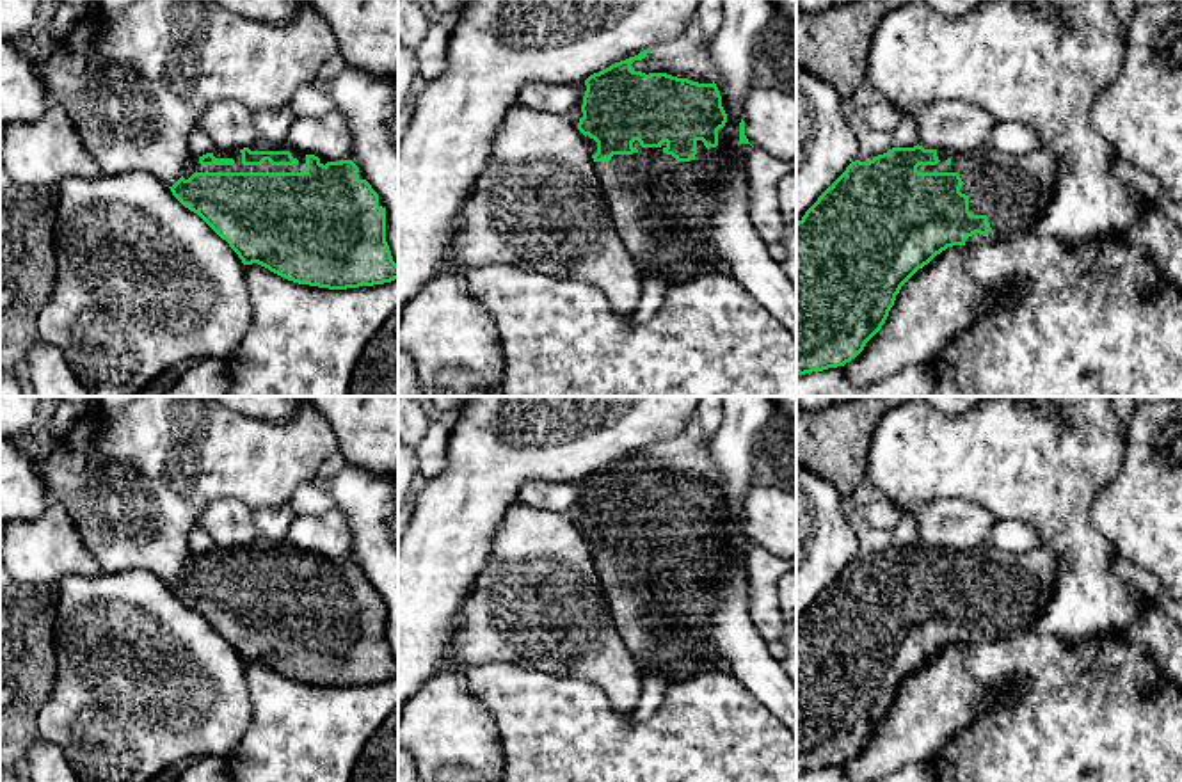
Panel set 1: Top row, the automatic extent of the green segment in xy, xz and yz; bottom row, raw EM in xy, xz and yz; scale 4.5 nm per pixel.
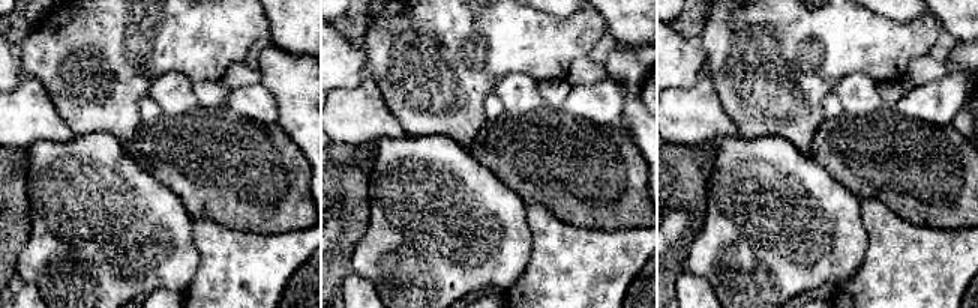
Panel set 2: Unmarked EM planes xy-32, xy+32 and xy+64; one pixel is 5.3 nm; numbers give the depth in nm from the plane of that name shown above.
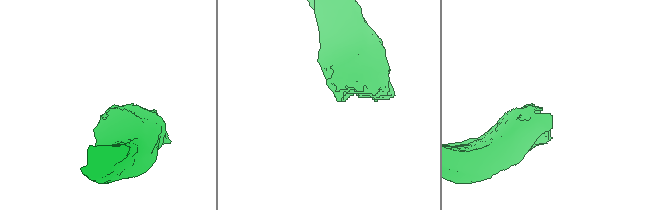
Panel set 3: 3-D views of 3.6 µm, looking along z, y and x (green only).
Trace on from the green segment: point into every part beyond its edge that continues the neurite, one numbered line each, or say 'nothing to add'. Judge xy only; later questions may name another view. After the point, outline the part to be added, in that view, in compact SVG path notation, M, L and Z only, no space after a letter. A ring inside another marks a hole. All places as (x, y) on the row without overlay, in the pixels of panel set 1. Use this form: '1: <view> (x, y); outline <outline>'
1: xy (262, 542); outline M258 537L251 544L251 549L290 549L293 556L299 558L297 563L272 563L265 558L261 563L244 563L242 551L238 549L220 549L213 547L215 556L233 556L233 563L201 563L199 555L192 555L190 560L185 563L181 576L188 578L194 571L304 571L306 569L306 551L292 546L286 539L284 540L272 540L267 537Z

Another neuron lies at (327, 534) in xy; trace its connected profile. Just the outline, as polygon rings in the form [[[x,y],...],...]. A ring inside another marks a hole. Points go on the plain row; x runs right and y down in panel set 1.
[[[331,508],[315,515],[297,515],[286,540],[327,560],[352,558],[352,533],[345,515]]]

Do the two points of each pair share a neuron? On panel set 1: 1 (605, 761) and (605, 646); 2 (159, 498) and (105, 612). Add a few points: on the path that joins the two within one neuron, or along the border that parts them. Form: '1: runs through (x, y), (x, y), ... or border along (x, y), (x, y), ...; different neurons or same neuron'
1: border along (566, 678), (596, 683), (608, 702), (628, 715); different neurons
2: border along (103, 571), (127, 573), (148, 569), (166, 582); different neurons

